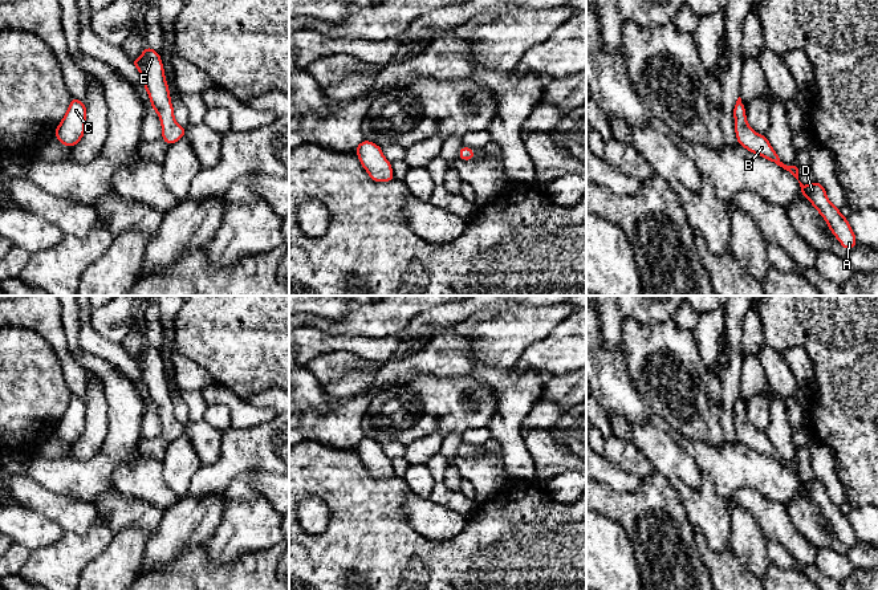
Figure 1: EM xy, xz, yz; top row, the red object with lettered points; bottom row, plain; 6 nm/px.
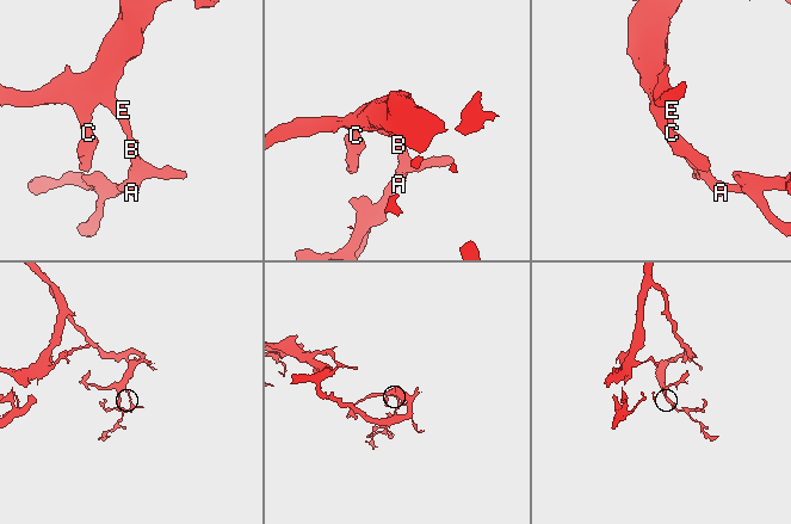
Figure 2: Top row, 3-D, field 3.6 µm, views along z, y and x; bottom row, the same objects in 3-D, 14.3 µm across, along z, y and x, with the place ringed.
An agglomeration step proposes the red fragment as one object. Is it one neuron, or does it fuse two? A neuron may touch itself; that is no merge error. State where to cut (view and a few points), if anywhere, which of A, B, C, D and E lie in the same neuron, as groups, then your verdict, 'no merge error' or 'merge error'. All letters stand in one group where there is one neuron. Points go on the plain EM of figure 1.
cut none; groups A B C D E; no merge error

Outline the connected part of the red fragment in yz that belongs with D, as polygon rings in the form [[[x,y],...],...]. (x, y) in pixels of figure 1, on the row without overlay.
[[[800,477],[801,493],[809,495],[810,501],[821,510],[829,522],[830,529],[838,536],[846,548],[851,548],[857,542],[855,532],[845,513],[834,504],[822,481],[816,477],[809,483],[804,483]]]

